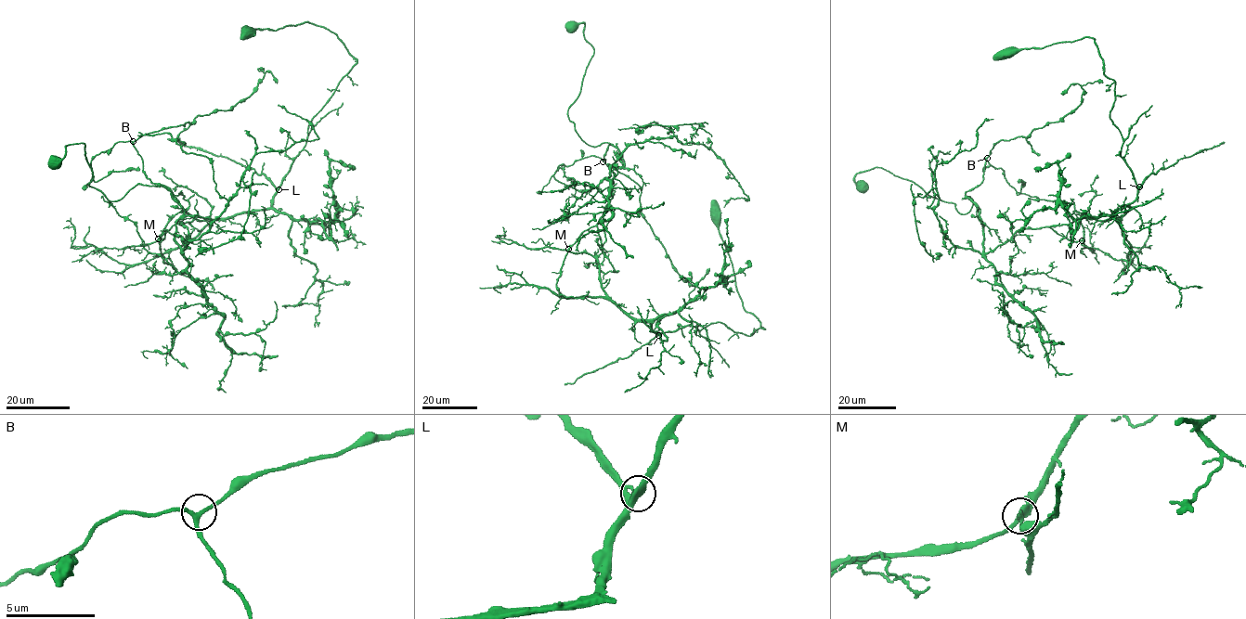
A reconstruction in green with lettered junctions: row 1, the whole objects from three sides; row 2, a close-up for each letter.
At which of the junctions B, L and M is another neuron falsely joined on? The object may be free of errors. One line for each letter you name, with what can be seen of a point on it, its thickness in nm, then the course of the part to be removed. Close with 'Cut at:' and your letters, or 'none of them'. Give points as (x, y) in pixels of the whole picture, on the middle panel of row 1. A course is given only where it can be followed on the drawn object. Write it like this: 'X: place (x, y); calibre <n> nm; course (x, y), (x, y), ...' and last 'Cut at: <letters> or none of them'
M: place (568, 249); calibre 240 nm; course (568, 249), (625, 166), (610, 144), (672, 268), (693, 285), (707, 270)
Cut at: M

